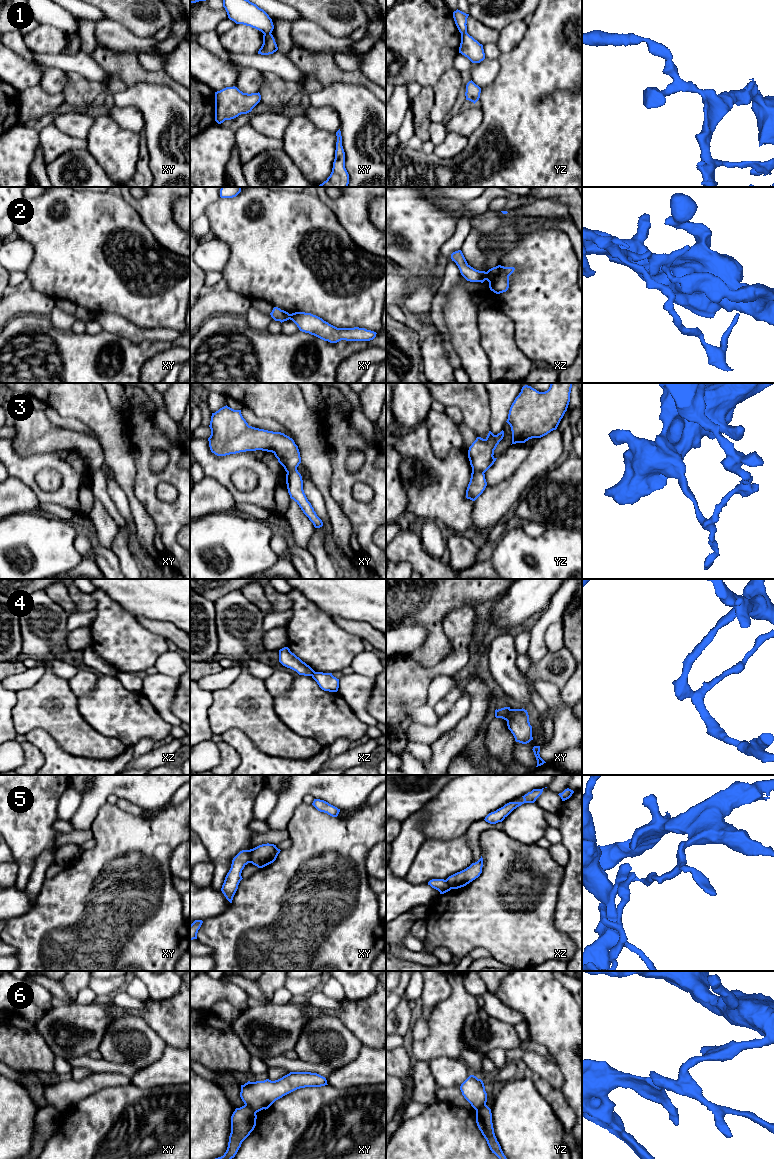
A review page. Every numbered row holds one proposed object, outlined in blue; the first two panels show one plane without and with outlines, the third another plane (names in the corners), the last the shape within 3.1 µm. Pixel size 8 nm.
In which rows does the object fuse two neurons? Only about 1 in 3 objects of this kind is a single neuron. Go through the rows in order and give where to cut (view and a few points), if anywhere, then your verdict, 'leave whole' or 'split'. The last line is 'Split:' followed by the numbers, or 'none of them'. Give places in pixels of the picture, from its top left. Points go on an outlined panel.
1: xy (270, 32), (264, 34) | split
2: xz (485, 272), (486, 279) | split
3: yz (472, 468), (483, 473) | split
4: xy (510, 709), (506, 720) | split
5: xy (253, 849), (250, 855), (250, 862) | split
6: xy (245, 1104), (256, 1112) | split
Split: 1, 2, 3, 4, 5, 6

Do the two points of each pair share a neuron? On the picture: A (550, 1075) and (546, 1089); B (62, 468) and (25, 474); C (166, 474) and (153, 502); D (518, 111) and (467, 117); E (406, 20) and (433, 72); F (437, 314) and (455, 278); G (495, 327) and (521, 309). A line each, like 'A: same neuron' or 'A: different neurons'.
A: different neurons
B: same neuron
C: same neuron
D: different neurons
E: same neuron
F: same neuron
G: different neurons

